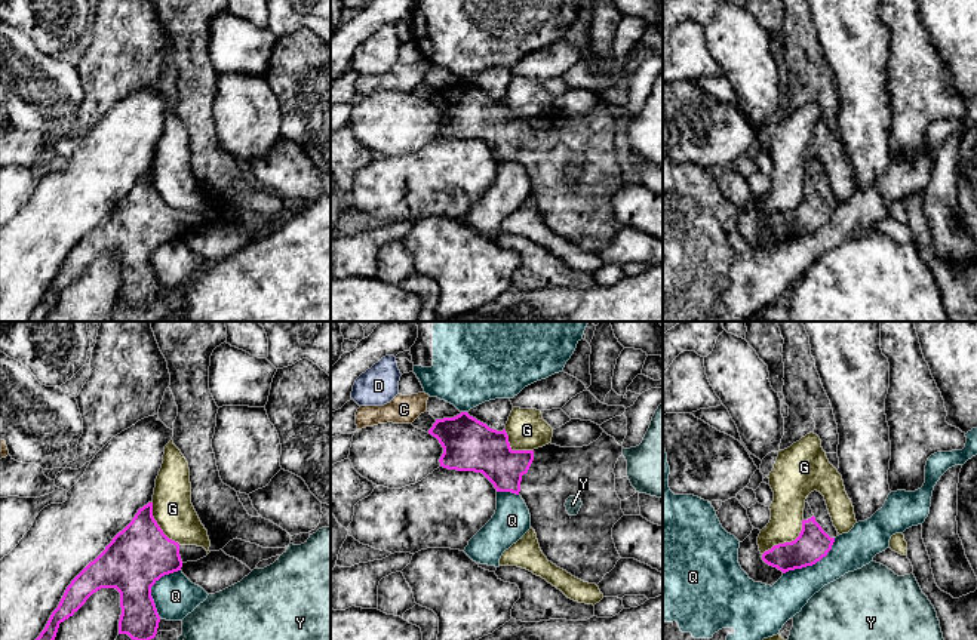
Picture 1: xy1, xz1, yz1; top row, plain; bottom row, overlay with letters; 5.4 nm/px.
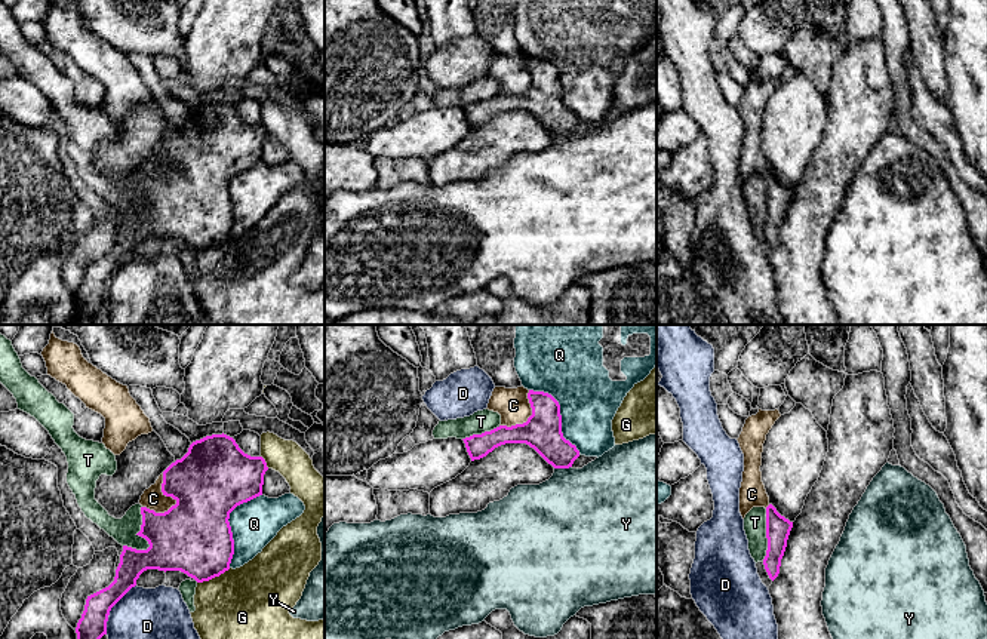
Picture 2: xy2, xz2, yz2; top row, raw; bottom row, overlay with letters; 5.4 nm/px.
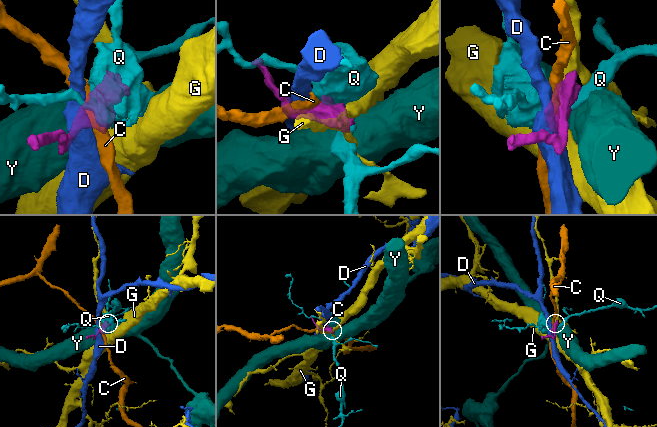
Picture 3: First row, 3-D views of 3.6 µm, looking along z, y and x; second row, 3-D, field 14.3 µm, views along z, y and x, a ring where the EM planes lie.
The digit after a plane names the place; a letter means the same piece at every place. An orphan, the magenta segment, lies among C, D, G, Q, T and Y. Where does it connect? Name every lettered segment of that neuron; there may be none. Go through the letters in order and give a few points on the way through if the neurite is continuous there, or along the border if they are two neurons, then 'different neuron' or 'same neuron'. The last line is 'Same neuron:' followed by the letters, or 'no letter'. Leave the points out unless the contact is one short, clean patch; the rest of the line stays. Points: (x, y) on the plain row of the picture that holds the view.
C: different neuron
D: along xy2 (135, 252), (111, 276), (105, 301) | different neuron
G: different neuron
Q: different neuron
T: different neuron
Y: along xz2 (571, 134), (555, 137) | different neuron
Same neuron: no letter

